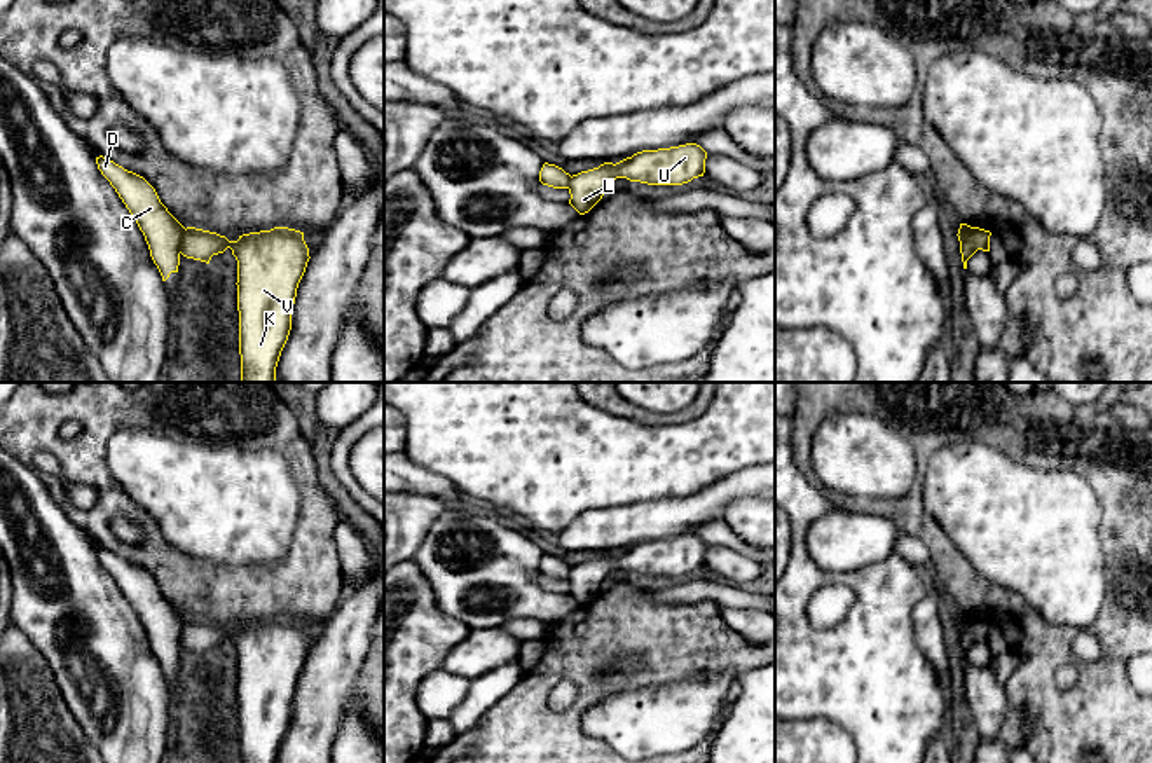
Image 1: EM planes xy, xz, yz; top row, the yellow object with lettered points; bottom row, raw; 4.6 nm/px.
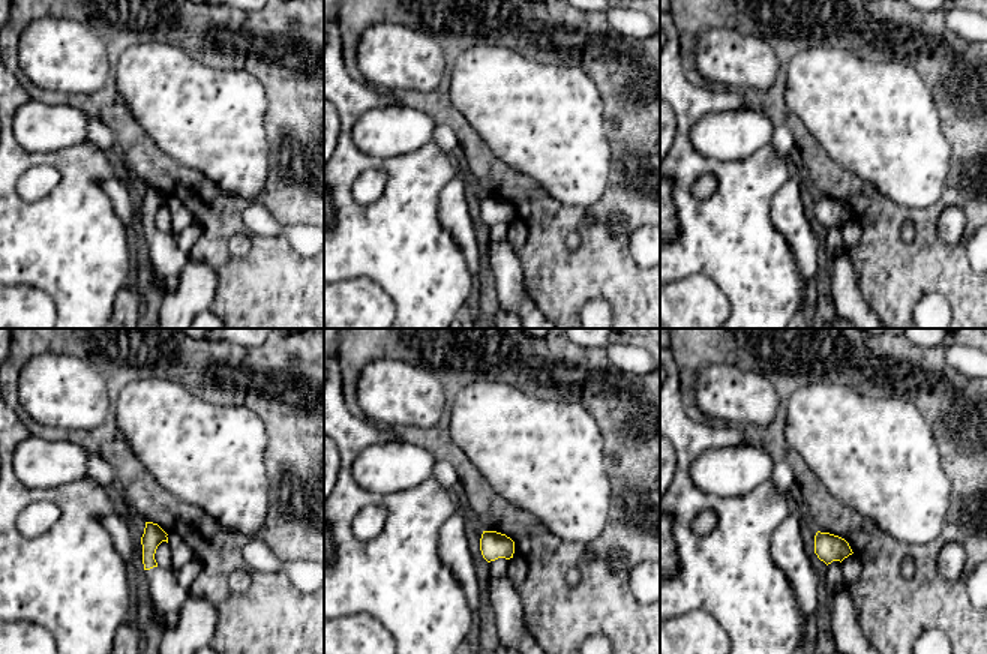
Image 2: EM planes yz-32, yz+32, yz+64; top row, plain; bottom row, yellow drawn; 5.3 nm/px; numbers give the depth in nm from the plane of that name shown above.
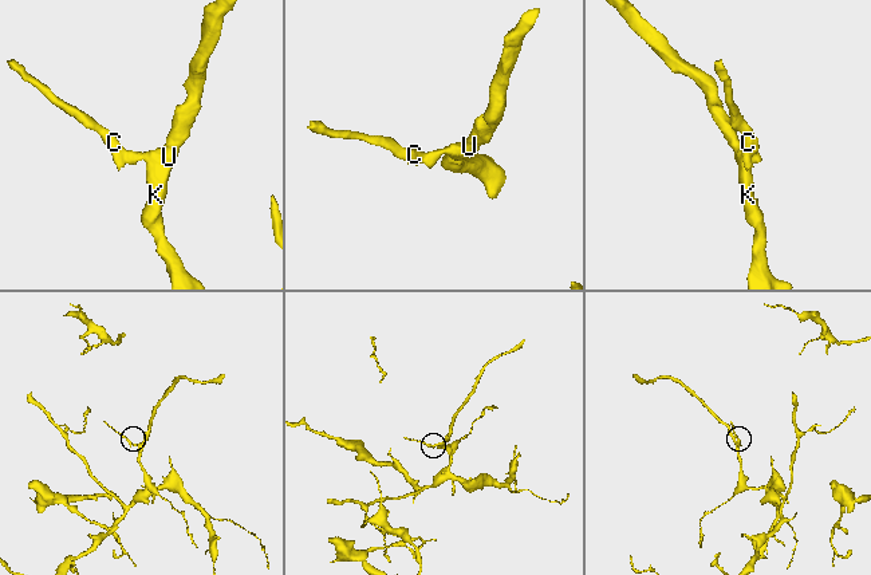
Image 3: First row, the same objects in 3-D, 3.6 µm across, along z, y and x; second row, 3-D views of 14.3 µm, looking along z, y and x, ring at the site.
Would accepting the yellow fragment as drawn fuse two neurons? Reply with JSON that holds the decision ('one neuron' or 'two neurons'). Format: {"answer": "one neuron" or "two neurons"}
{"answer": "two neurons"}

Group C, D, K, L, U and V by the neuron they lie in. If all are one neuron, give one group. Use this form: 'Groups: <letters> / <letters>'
Groups: C D / K L U V

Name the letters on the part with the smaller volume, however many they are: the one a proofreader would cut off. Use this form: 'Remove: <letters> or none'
Remove: C, D

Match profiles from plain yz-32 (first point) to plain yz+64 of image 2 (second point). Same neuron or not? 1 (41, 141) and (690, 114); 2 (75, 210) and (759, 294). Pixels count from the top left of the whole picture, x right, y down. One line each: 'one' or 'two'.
1: two
2: one

